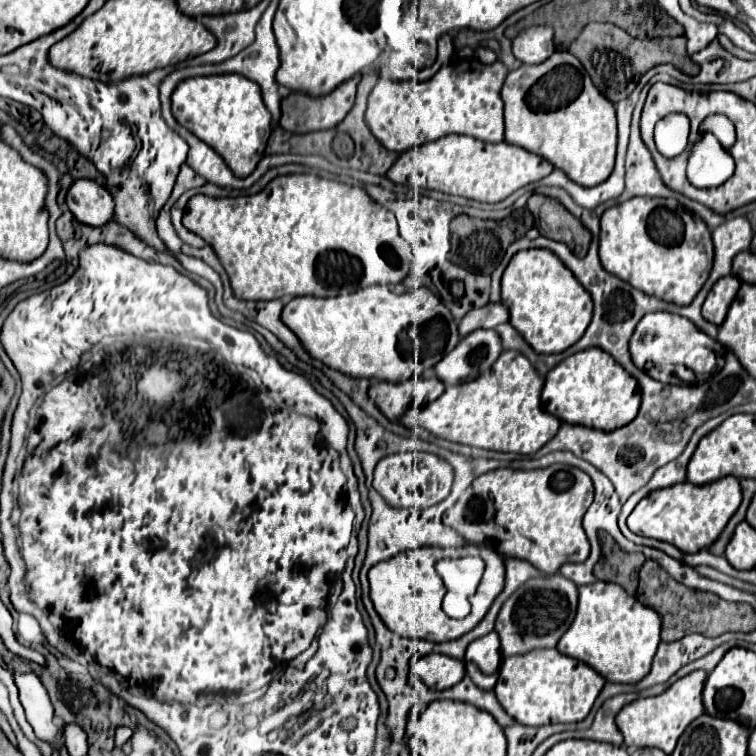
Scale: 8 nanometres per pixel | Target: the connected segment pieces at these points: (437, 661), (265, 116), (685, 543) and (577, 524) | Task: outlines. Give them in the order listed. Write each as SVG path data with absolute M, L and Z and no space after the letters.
M445 654L419 656L413 668L415 676L433 690L445 690L465 678L465 662Z
M241 74L187 78L175 88L171 96L171 104L173 104L173 116L177 118L177 122L185 126L189 132L193 132L197 138L201 138L205 144L209 144L217 154L221 154L227 166L233 170L233 174L237 174L239 178L245 178L257 168L259 160L265 154L265 146L271 134L271 112L265 108L263 94L257 82Z
M725 476L717 482L709 482L703 486L681 482L665 490L653 490L649 496L645 496L627 518L627 526L639 536L663 540L685 550L687 554L693 554L703 548L709 548L717 540L729 518L739 508L739 504L741 486L739 480L733 476Z
M553 464L539 470L501 468L481 474L461 494L455 506L443 514L443 524L457 530L471 544L493 544L499 552L531 562L543 574L555 574L567 562L585 562L589 556L589 540L583 530L583 516L593 502L591 478L575 466Z

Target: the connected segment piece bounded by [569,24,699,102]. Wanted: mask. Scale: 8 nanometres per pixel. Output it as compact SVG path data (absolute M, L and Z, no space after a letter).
M589 24L589 26L585 26L585 30L579 34L579 38L571 44L569 52L573 52L573 56L579 58L579 62L583 64L583 68L591 76L593 84L611 102L619 102L619 100L627 98L635 90L639 78L649 68L653 68L657 64L675 64L679 70L683 70L689 76L695 76L699 72L699 66L685 52L685 36L637 40L613 24Z

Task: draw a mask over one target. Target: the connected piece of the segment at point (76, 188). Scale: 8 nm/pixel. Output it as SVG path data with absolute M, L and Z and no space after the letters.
M77 180L67 192L67 206L79 222L93 228L101 228L115 220L113 196L95 180Z

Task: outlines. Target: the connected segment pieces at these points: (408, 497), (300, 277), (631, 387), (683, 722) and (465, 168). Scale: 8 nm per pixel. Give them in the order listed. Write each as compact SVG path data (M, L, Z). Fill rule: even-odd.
M399 452L379 460L375 468L373 488L393 508L429 508L445 500L453 486L453 468L447 460L427 452Z
M287 174L271 180L253 196L211 198L197 194L183 216L185 228L201 236L221 258L233 294L239 300L273 300L283 296L337 296L371 284L399 284L411 268L411 248L397 230L395 214L369 198L363 188L325 180L315 174Z
M589 348L565 358L547 374L541 402L549 414L563 422L609 432L635 420L641 406L641 392L637 380L633 380L633 376L629 376L629 372L625 372L607 352Z
M695 670L683 678L679 678L671 688L667 688L663 694L653 696L653 698L637 698L631 704L627 704L619 714L617 714L617 726L623 732L625 746L629 748L659 748L665 754L671 754L679 736L685 732L685 728L705 714L705 706L701 700L701 692L707 680L707 672Z
M451 134L399 154L386 176L394 183L411 188L431 188L445 194L479 198L479 202L495 204L505 200L515 190L549 176L551 172L553 164L525 148L513 144L509 146L507 142L485 144L471 136Z

